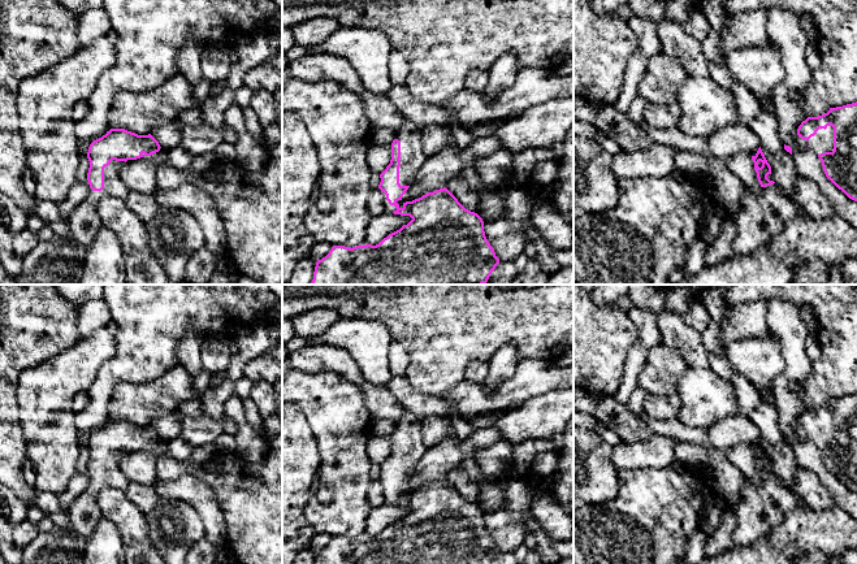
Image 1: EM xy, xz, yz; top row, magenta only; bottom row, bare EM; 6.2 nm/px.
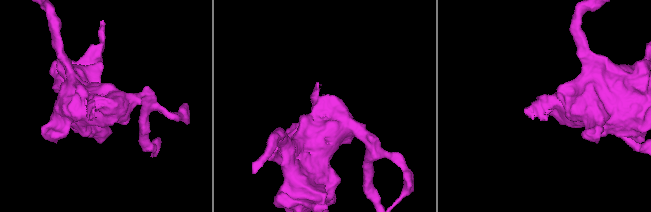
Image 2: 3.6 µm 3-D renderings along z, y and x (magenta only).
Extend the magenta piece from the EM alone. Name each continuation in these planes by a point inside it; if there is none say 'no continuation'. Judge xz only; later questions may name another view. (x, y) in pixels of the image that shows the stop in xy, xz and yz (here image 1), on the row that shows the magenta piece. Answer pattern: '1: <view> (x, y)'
1: xz (410, 134)

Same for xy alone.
1: xy (83, 221)

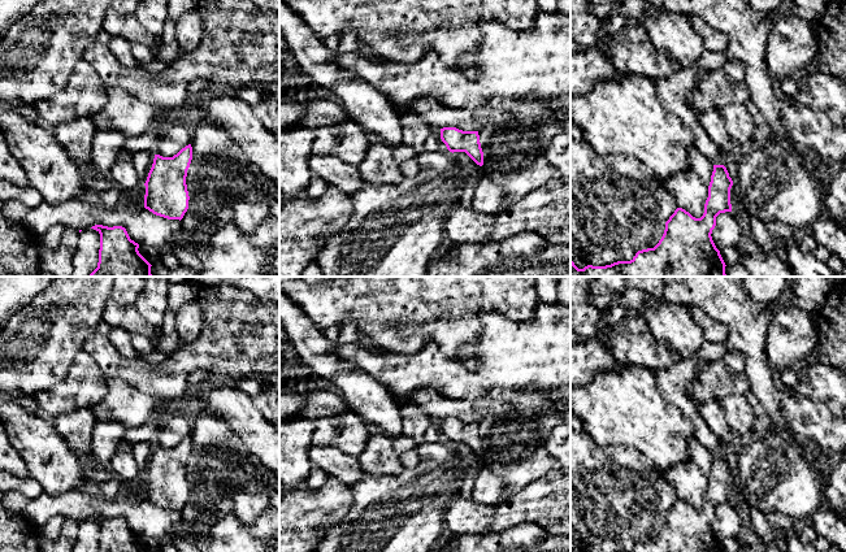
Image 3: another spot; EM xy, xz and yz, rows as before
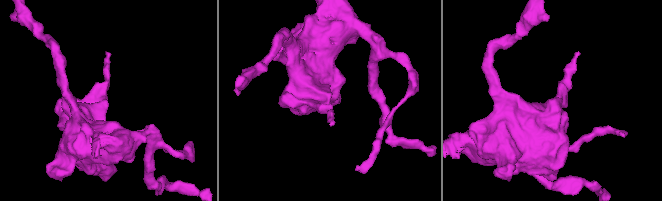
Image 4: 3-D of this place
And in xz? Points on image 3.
no continuation

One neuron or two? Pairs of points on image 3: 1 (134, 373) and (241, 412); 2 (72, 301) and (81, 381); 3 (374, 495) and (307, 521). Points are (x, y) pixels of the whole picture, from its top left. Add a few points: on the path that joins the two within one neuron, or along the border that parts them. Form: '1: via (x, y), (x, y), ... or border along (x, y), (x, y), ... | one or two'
1: border along (187, 386), (182, 400) | two
2: border along (76, 360), (72, 364) | two
3: border along (352, 486), (351, 508), (330, 527) | two

